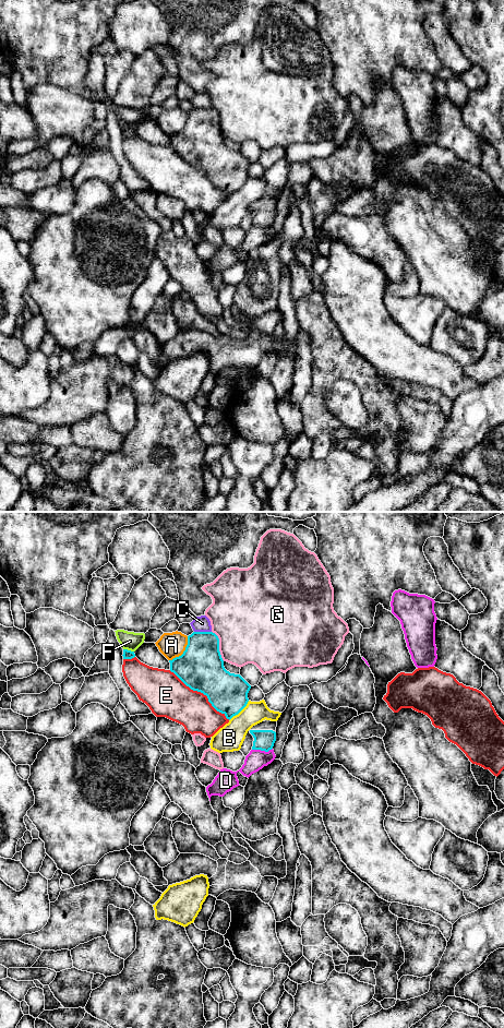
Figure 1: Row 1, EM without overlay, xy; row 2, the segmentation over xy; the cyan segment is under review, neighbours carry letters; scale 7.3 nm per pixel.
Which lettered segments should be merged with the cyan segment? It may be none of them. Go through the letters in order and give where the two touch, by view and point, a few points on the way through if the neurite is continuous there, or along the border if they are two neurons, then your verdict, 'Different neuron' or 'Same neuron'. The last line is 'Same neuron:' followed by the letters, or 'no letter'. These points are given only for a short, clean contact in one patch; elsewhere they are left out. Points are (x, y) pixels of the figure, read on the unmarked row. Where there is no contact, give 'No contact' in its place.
A: Touches cyan at xy (183, 128). Different neuron
B: Touches cyan at xy (239, 188). Different neuron
C: Touches cyan at xy (203, 108). Different neuron
D: Touches cyan at xy (262, 226). Boundary: xy (272, 224), (267, 227), (252, 226). Different neuron
E: Touches cyan at xy (201, 168). Different neuron
F: Touches cyan at xy (129, 127). Boundary: xy (123, 124), (133, 128). Different neuron
G: Touches cyan at xy (218, 122). Different neuron
Same neuron: no letter

